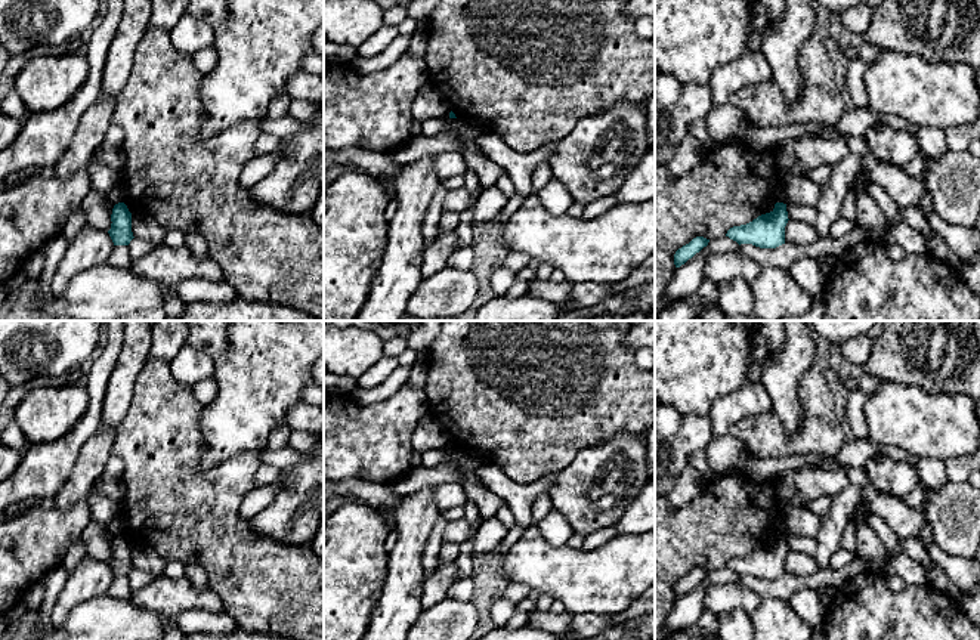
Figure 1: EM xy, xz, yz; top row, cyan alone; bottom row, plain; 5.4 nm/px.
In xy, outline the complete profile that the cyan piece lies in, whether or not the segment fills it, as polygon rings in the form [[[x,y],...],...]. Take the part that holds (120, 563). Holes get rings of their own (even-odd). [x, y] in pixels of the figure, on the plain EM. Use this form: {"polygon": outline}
{"polygon": [[[124,534],[114,537],[111,553],[108,565],[114,576],[129,576],[135,568],[132,563],[132,544]]]}

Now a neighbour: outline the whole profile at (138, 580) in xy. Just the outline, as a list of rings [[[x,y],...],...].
[[[133,569],[129,575],[129,584],[130,584],[132,593],[143,588],[149,582],[152,582],[155,578],[158,578],[158,575],[152,575],[149,572]]]

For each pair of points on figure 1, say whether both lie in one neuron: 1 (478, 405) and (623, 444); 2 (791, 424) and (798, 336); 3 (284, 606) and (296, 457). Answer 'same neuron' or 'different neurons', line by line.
1: different neurons
2: same neuron
3: different neurons

